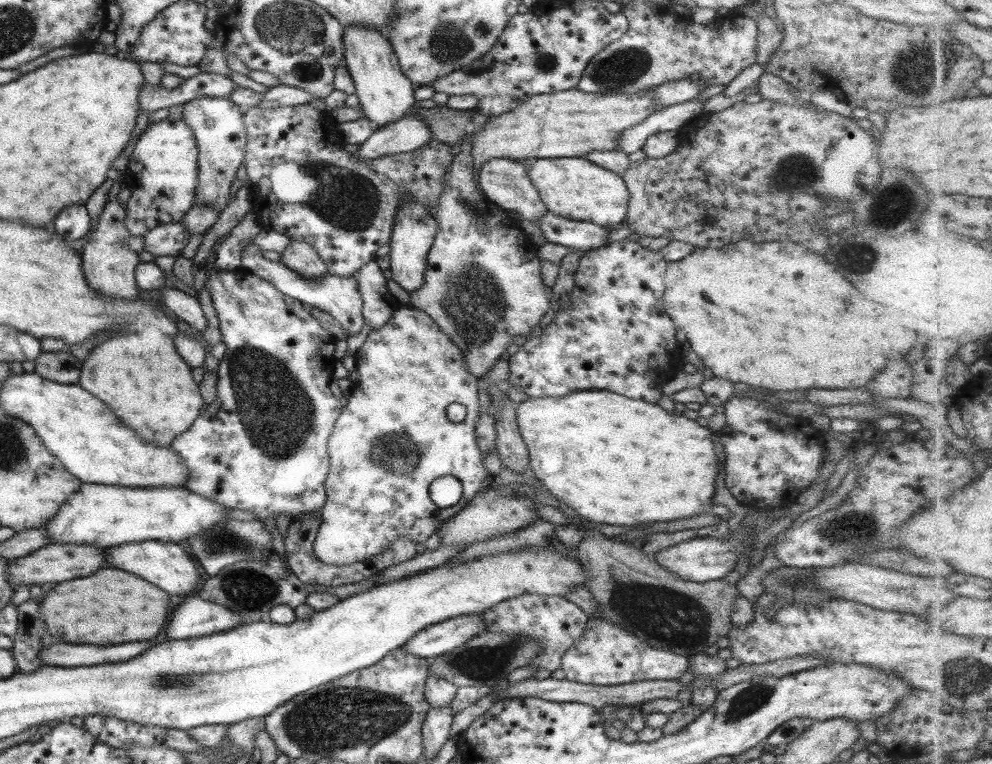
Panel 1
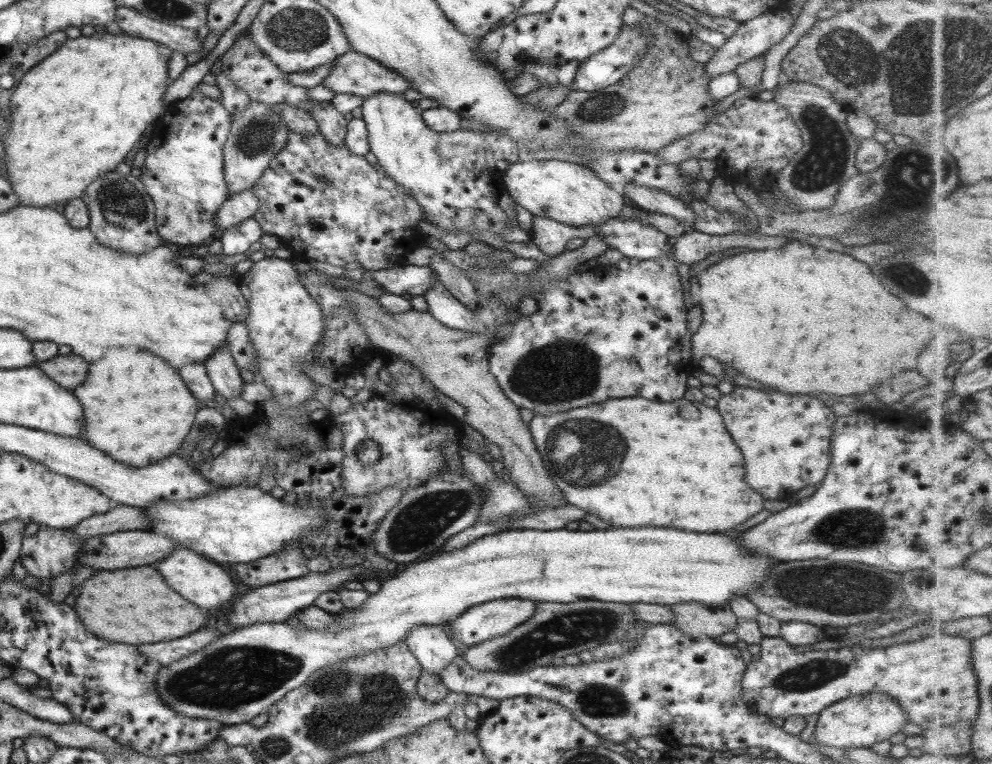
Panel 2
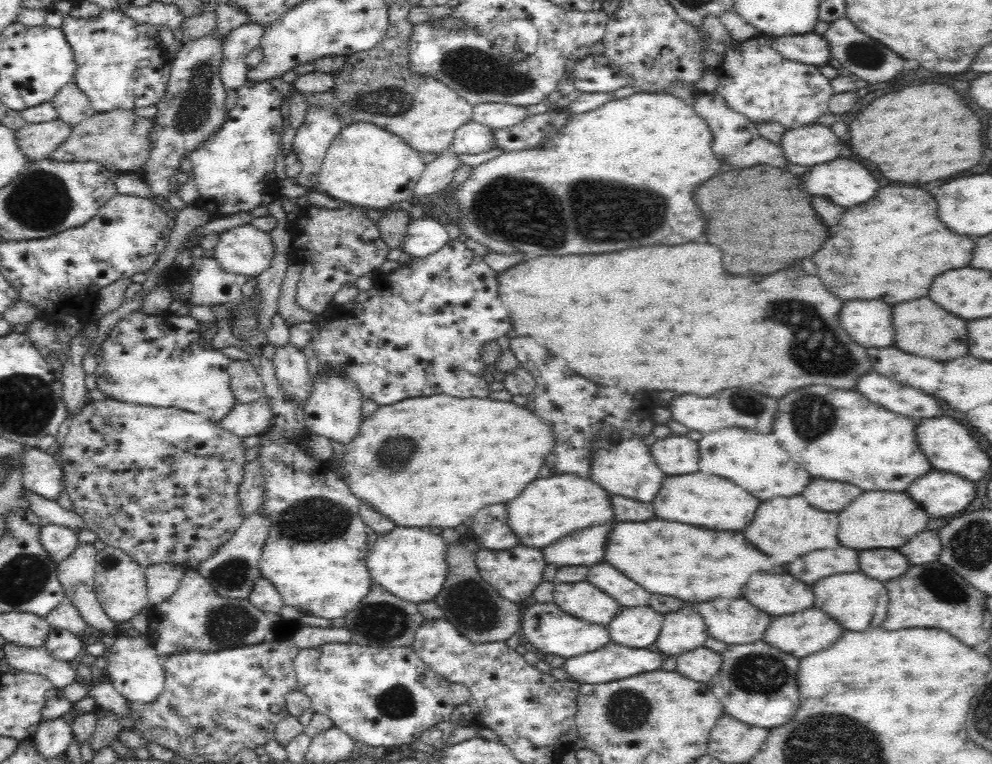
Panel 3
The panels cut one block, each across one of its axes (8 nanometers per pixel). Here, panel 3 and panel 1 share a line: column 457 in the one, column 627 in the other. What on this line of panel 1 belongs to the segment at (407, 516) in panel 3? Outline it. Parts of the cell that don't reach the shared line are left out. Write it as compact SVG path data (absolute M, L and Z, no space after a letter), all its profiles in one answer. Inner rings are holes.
M579 390L569 392L565 396L543 396L543 398L527 398L515 403L515 421L521 440L525 443L528 454L528 468L557 501L571 508L577 516L591 520L597 524L611 524L611 526L635 526L635 524L649 524L649 522L671 522L681 518L691 518L711 504L713 496L713 482L717 474L717 456L713 451L713 442L709 440L710 429L699 426L697 422L685 416L673 416L661 410L655 404L645 404L641 400L631 400L609 391Z

